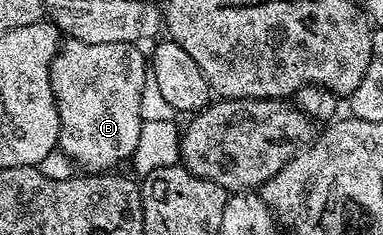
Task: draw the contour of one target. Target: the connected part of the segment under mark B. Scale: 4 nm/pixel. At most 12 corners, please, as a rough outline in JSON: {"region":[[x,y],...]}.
{"region":[[67,38],[52,63],[58,147],[106,173],[140,136],[148,59]]}

